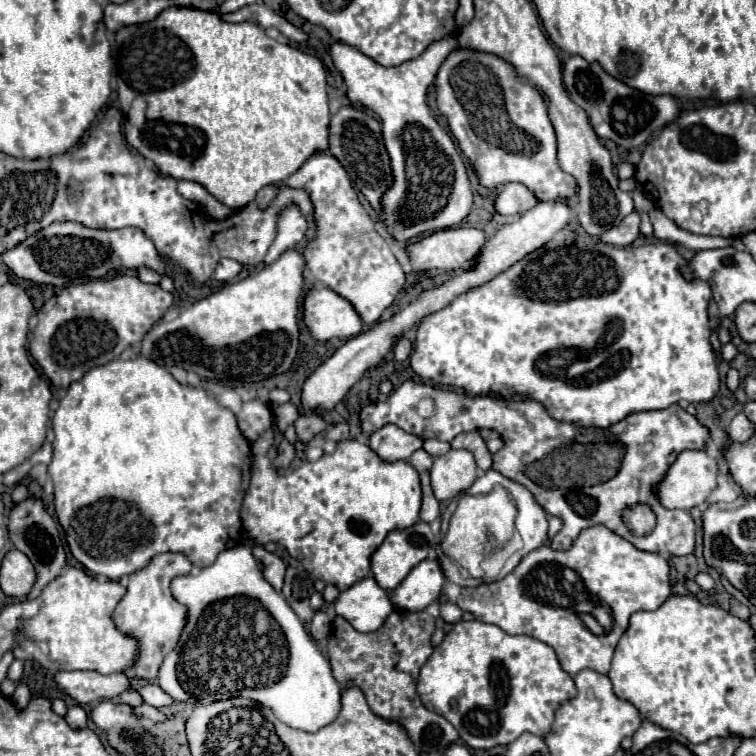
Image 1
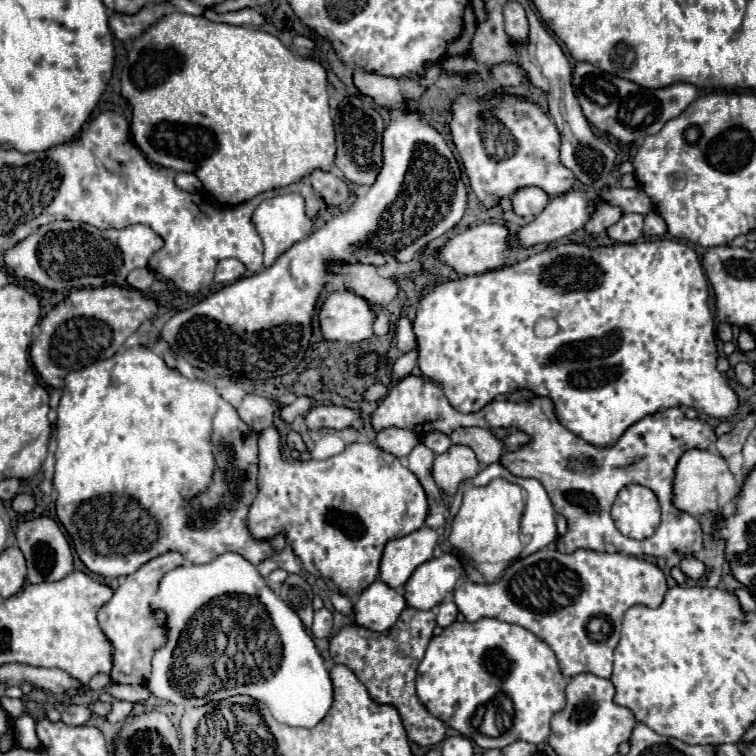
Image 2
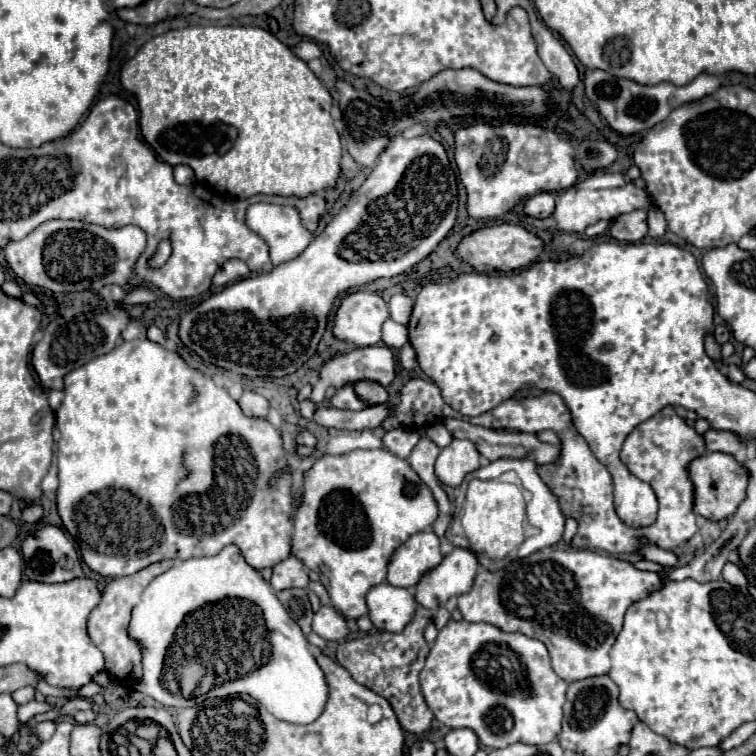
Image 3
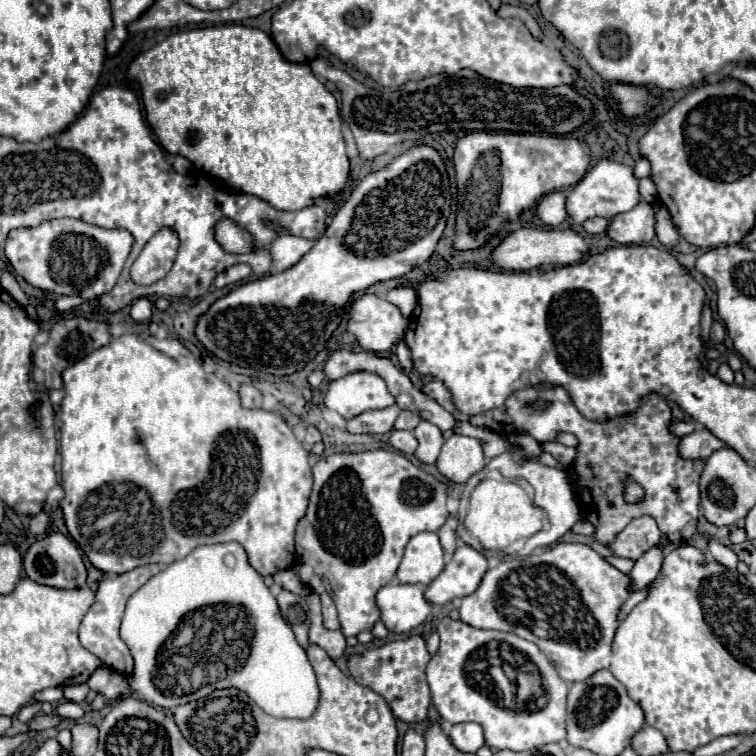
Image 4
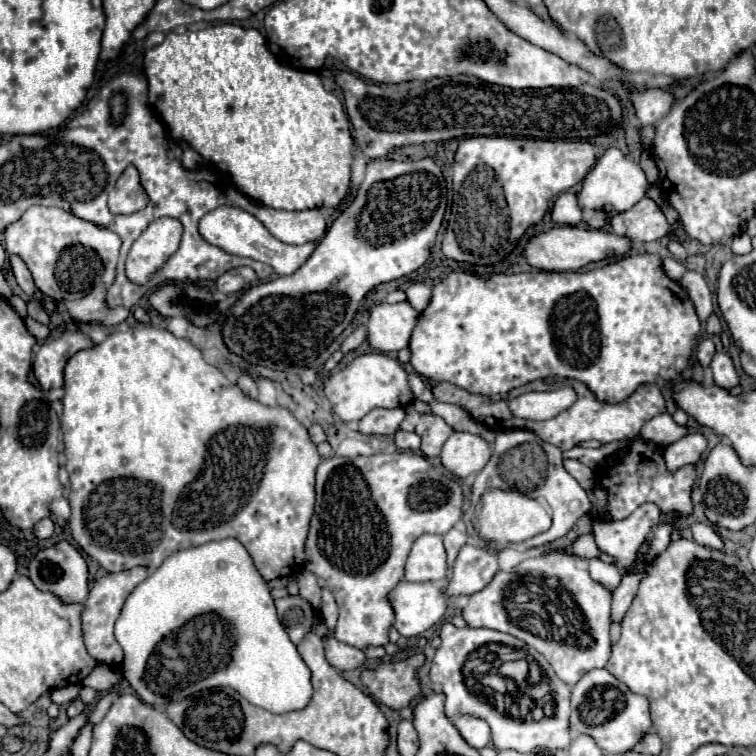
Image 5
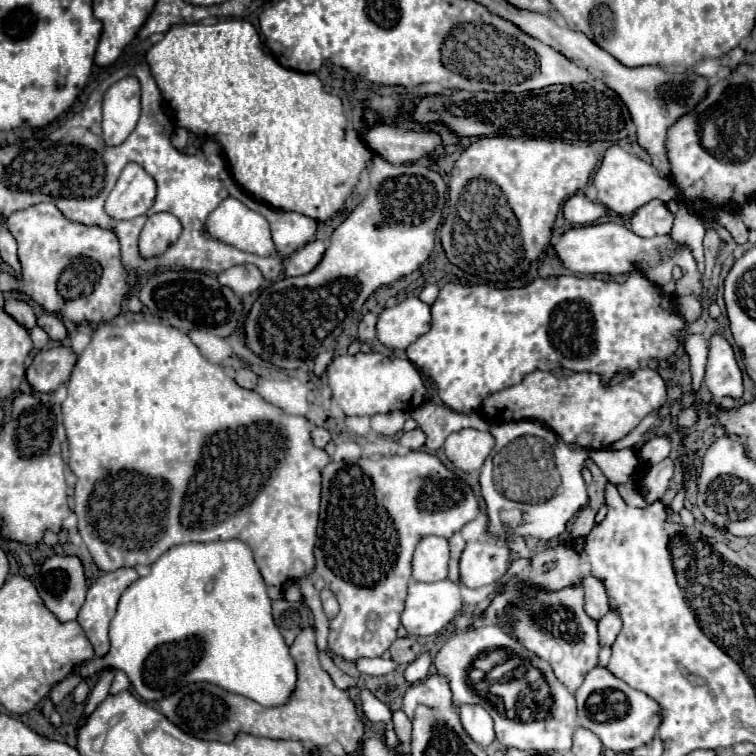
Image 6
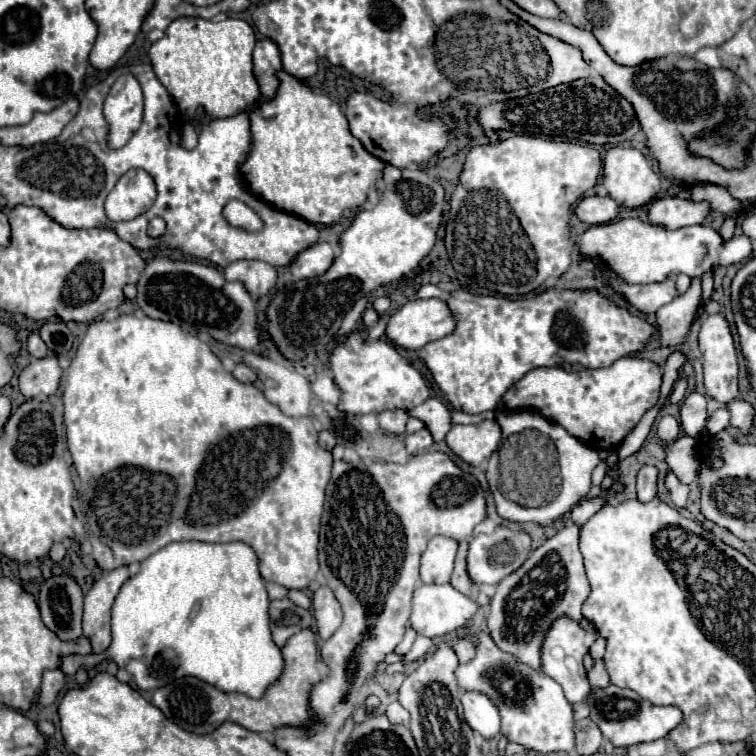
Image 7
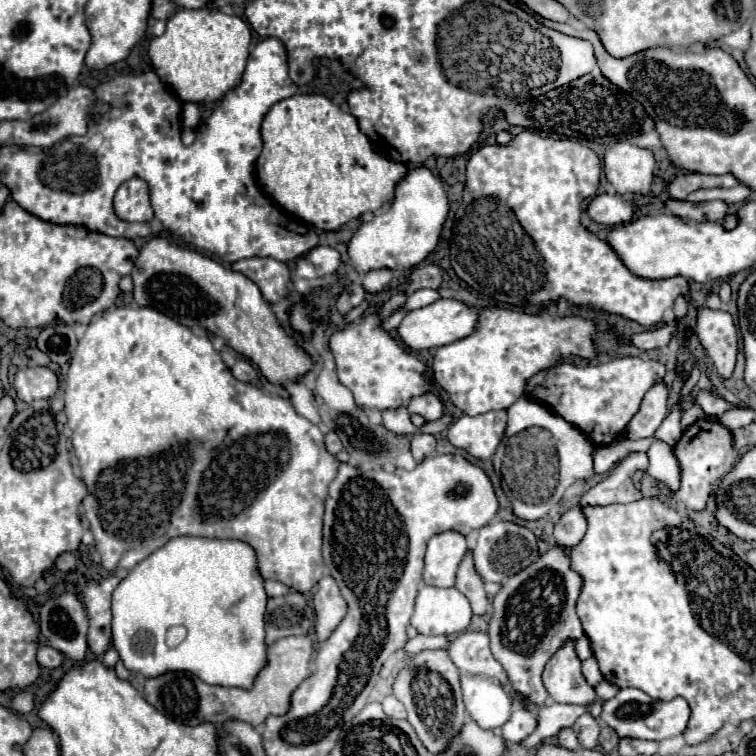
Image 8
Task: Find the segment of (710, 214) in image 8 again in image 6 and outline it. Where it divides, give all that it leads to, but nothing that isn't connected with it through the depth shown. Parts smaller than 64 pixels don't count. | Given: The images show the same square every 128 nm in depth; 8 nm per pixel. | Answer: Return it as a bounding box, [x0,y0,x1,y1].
[630,200,674,238]

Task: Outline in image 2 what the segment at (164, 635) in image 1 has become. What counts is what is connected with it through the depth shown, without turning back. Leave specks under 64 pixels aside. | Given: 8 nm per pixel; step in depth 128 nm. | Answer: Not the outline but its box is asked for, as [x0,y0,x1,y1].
[98,552,184,684]

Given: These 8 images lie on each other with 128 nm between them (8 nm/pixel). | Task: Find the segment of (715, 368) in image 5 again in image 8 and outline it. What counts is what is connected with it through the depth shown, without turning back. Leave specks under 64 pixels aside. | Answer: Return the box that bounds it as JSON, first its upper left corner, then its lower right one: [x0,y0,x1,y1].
[698,308,738,378]

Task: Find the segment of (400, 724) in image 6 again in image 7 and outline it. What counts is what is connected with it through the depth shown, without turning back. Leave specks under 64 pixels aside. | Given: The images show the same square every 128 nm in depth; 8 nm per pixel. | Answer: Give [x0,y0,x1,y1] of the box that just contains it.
[386,702,410,726]

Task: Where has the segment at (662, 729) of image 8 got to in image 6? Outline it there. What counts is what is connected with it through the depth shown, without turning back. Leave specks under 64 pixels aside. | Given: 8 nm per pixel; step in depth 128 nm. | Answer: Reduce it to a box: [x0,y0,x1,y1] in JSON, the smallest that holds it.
[576,666,662,754]

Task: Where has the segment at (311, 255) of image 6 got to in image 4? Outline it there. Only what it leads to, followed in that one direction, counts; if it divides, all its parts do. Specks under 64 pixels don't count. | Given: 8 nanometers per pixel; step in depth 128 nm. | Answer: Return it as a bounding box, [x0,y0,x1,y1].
[215,218,314,274]

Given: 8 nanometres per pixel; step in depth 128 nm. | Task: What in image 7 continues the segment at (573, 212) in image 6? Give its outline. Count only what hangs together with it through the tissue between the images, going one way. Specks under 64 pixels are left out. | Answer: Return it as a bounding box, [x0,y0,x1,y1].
[576,196,618,226]

